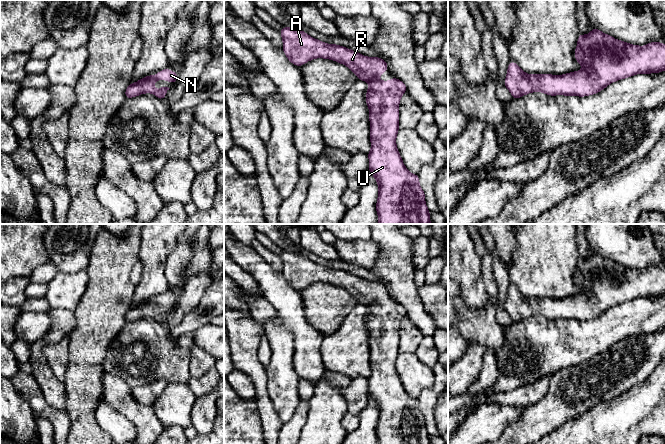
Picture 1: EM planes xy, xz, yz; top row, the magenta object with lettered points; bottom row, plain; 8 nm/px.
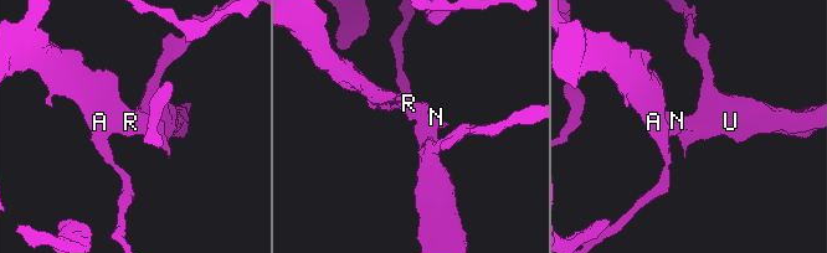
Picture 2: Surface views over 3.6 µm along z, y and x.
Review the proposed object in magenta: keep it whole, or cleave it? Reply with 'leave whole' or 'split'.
leave whole

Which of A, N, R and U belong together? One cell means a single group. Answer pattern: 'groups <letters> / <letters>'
groups A N R U

